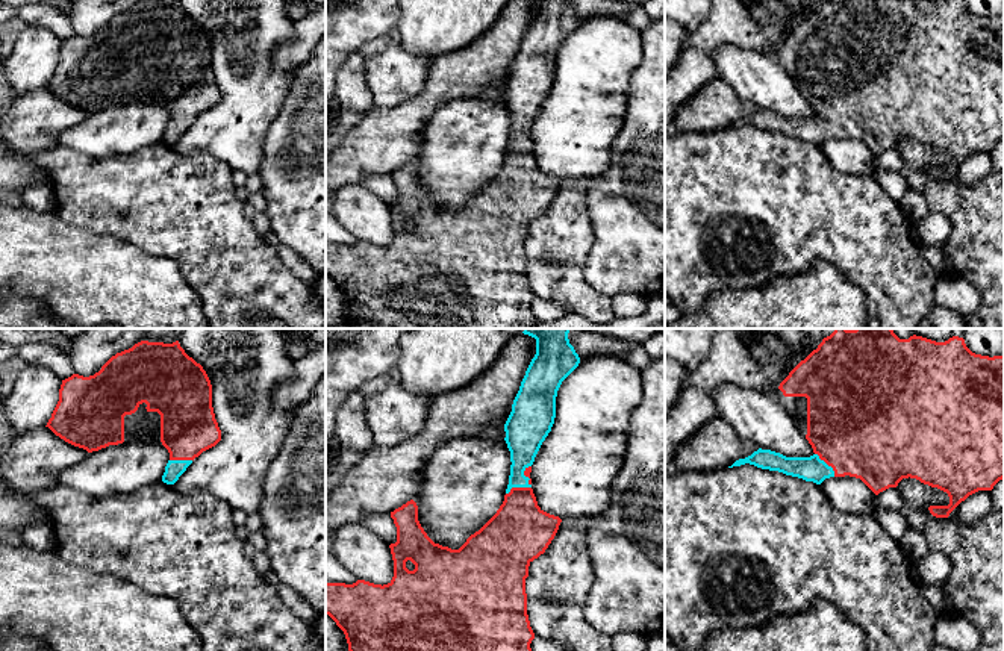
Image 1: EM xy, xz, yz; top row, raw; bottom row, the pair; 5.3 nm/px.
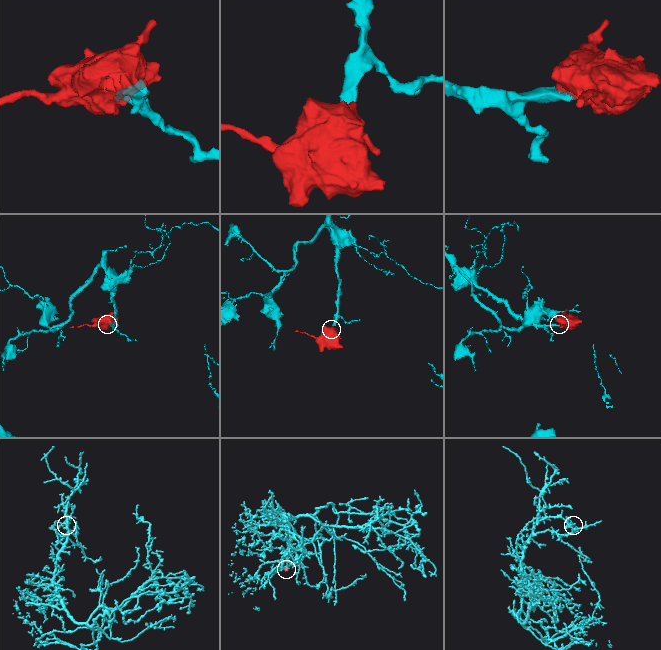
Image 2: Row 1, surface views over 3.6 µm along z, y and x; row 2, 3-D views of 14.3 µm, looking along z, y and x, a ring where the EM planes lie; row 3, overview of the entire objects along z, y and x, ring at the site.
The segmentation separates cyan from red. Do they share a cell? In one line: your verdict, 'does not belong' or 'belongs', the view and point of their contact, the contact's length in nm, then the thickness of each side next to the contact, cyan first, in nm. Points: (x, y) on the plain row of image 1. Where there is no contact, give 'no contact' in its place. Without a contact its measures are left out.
belongs; meets cyan in xz at (527, 147); contact 200 nm long; 190 nm thick on the cyan side, 320 nm on the other

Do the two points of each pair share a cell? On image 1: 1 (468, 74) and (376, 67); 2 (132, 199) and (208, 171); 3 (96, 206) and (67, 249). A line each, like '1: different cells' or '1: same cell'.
1: different cells
2: same cell
3: different cells

